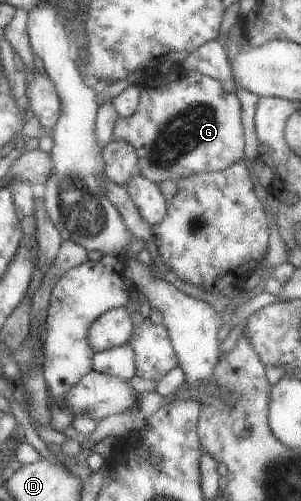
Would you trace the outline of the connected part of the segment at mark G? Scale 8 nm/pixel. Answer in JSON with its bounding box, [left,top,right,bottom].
[111,70,244,185]

